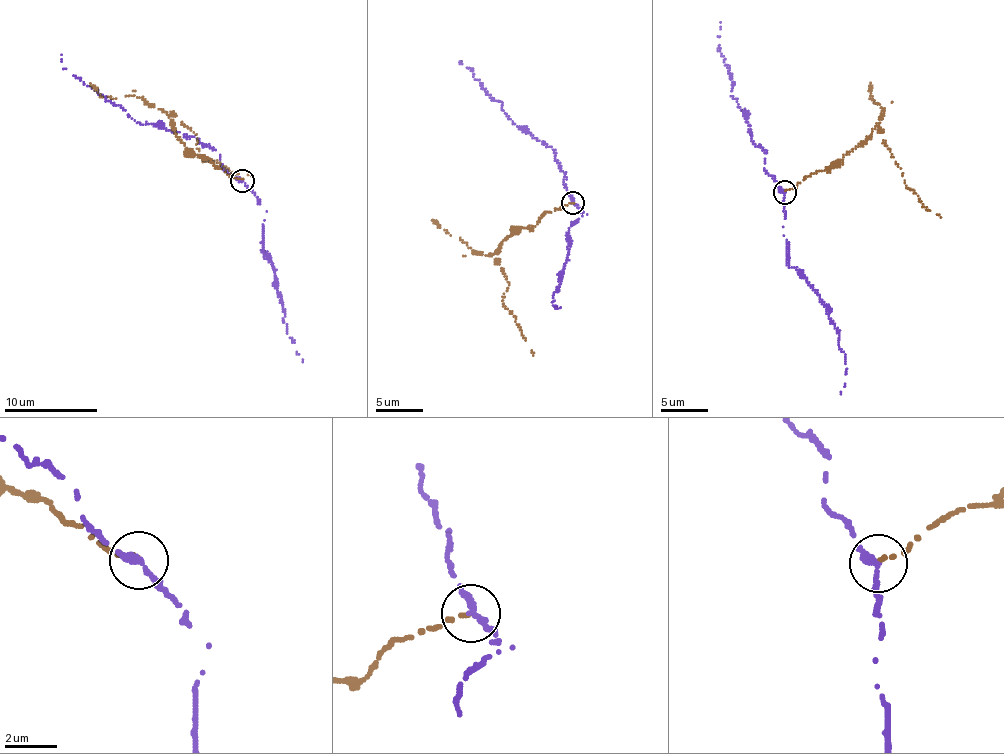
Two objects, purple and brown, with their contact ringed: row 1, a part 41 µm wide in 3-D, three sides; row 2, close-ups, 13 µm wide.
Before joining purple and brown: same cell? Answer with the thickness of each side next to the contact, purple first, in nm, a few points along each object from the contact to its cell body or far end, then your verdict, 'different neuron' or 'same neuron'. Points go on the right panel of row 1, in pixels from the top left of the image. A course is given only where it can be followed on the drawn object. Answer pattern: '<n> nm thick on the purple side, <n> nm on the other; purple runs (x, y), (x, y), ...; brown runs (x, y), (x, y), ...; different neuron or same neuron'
240 nm thick on the purple side, 140 nm on the other; purple runs (785, 193), (764, 168), (766, 153), (751, 139), (745, 112), (730, 96), (734, 84), (719, 48), (720, 22); brown runs (785, 190), (831, 165), (857, 146), (875, 126), (904, 182), (914, 190), (924, 207), (940, 217); different neuron

